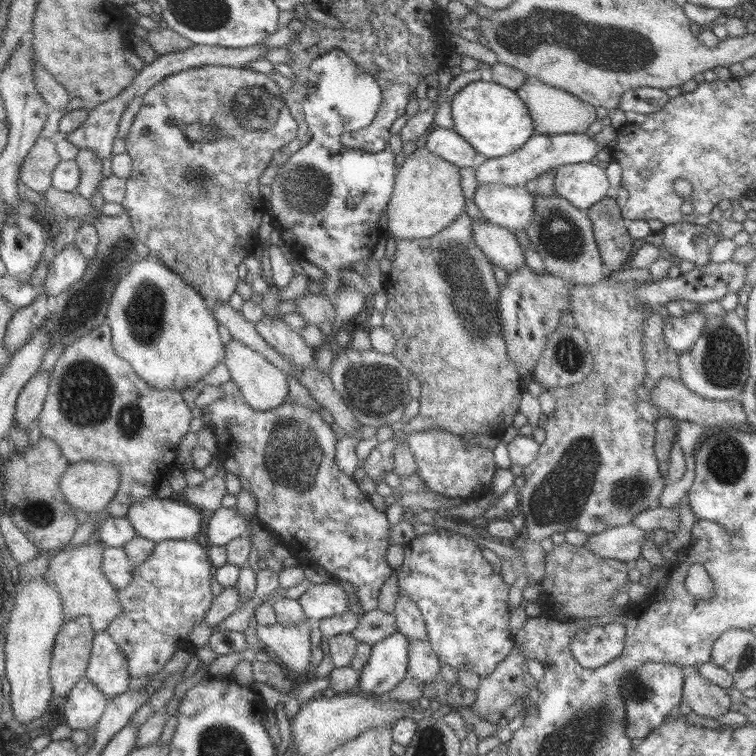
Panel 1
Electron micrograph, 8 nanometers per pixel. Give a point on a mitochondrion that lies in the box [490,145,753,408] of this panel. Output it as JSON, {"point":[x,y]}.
{"point":[723,365]}

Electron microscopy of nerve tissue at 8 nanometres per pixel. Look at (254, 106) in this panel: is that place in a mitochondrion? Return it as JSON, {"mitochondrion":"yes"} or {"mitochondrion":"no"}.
{"mitochondrion":"yes"}

